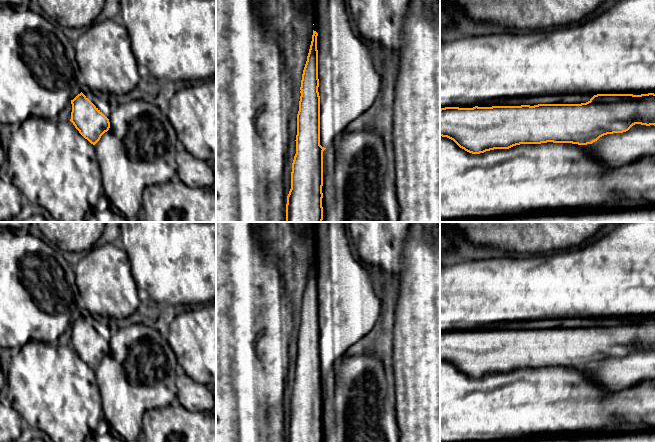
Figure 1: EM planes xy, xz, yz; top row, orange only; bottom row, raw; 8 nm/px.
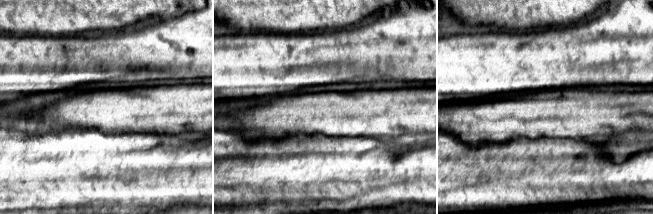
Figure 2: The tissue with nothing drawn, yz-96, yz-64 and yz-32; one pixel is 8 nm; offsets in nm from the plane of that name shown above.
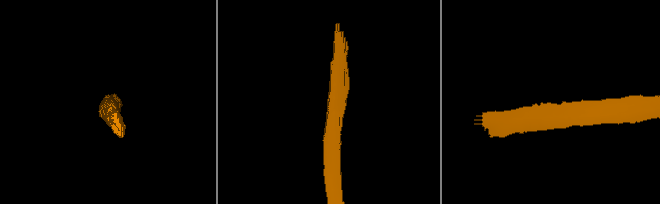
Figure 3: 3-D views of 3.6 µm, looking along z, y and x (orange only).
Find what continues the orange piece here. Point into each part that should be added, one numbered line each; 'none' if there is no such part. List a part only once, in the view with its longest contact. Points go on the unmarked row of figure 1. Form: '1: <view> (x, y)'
1: yz (577, 321)

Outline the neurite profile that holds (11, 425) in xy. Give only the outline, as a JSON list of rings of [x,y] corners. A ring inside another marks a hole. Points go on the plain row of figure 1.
[[[0,403],[0,442],[16,442],[22,433],[23,421],[10,405]]]

